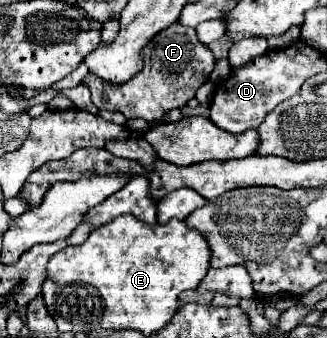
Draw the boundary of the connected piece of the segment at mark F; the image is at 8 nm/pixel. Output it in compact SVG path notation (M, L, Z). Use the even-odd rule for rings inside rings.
M173 23L165 31L161 31L153 41L143 49L143 71L137 73L131 81L113 85L107 83L93 73L89 73L83 83L91 89L93 103L99 109L119 111L127 119L145 119L145 121L157 121L171 109L181 109L187 105L189 99L195 97L197 89L209 79L215 59L209 47L201 45L197 41L197 33L189 27L183 27L179 23Z

